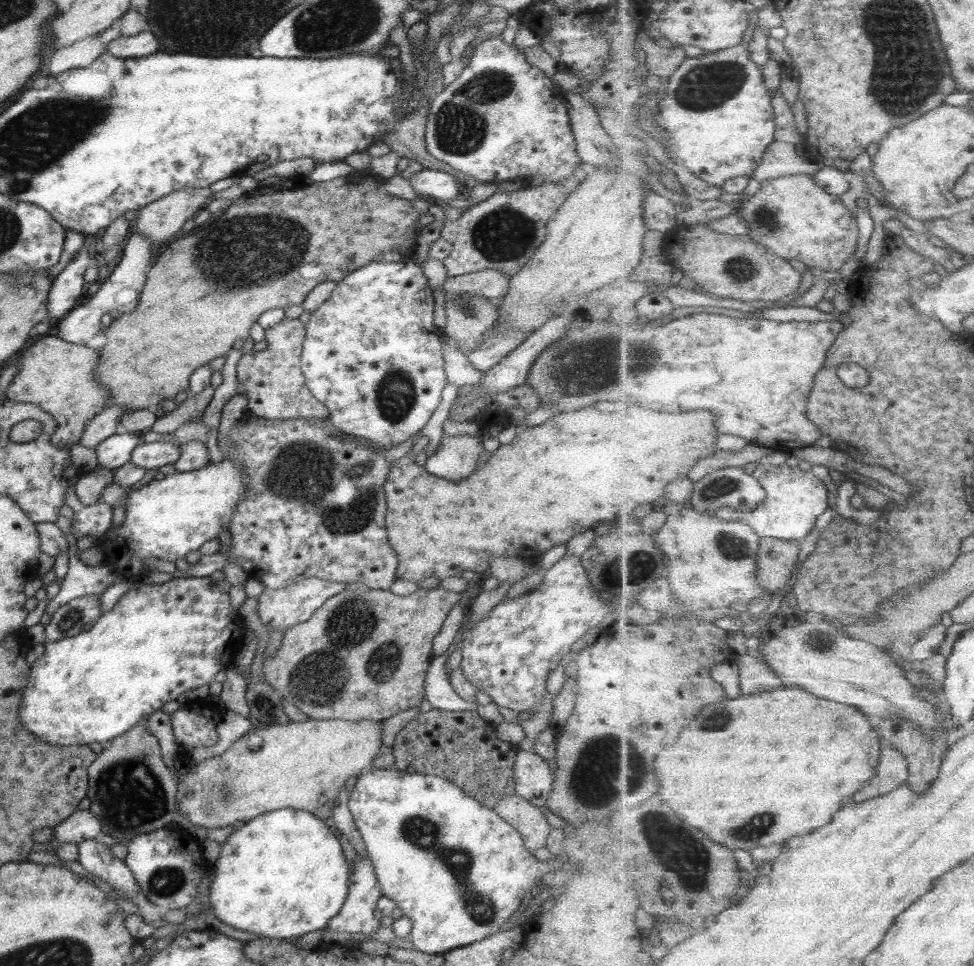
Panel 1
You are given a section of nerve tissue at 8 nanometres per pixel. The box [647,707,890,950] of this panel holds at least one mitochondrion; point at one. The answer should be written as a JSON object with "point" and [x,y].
{"point":[757,824]}

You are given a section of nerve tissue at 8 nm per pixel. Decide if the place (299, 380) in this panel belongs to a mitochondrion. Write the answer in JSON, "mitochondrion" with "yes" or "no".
{"mitochondrion":"no"}

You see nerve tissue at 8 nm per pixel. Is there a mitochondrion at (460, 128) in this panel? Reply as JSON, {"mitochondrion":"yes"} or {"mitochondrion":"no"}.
{"mitochondrion":"yes"}

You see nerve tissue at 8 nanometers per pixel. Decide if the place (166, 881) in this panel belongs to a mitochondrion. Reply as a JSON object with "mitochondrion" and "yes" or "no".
{"mitochondrion":"yes"}

